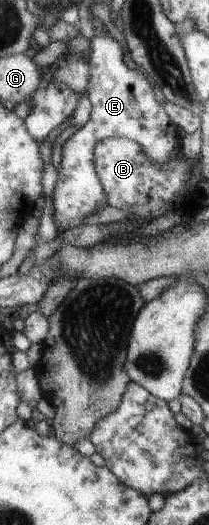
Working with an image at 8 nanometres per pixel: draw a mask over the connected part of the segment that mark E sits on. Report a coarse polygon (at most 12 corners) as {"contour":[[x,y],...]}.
{"contour":[[97,24],[91,119],[63,144],[59,233],[107,205],[99,141],[140,143],[159,164],[181,138],[149,76]]}

